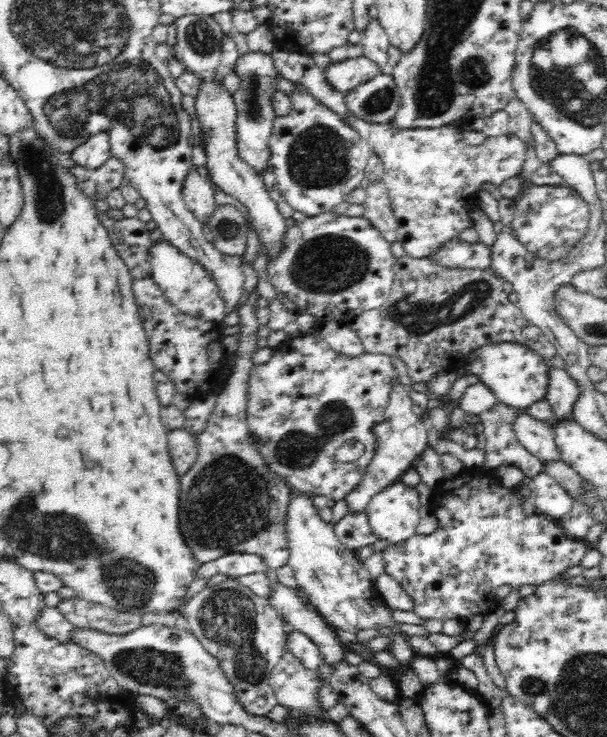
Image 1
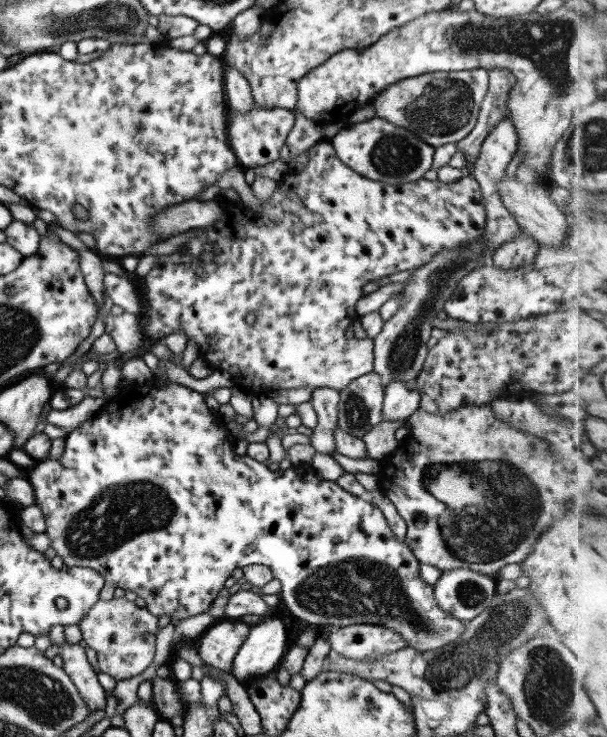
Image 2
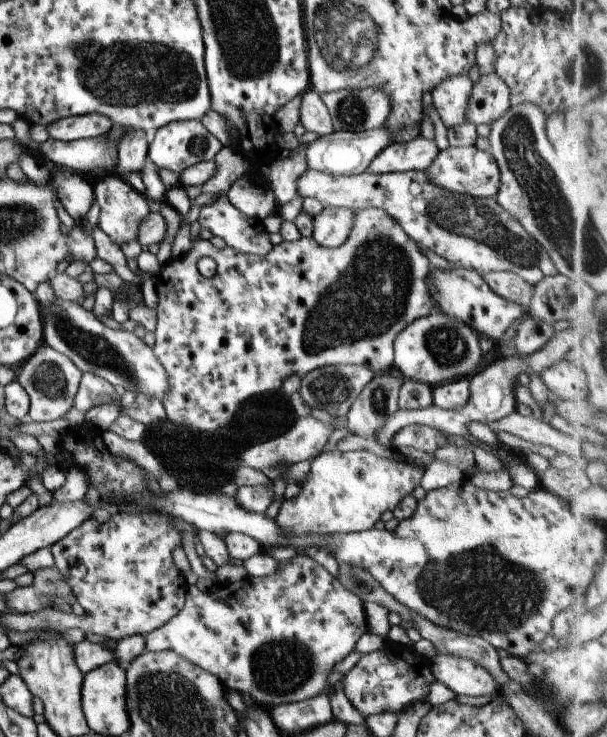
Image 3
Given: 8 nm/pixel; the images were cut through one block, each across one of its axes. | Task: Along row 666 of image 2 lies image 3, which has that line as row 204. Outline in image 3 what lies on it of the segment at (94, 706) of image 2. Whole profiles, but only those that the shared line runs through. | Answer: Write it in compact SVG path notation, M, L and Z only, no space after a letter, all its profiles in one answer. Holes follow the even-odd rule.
M49 163L47 165L51 168L50 177L59 190L60 202L75 222L80 224L95 199L93 182L71 169L52 166Z

